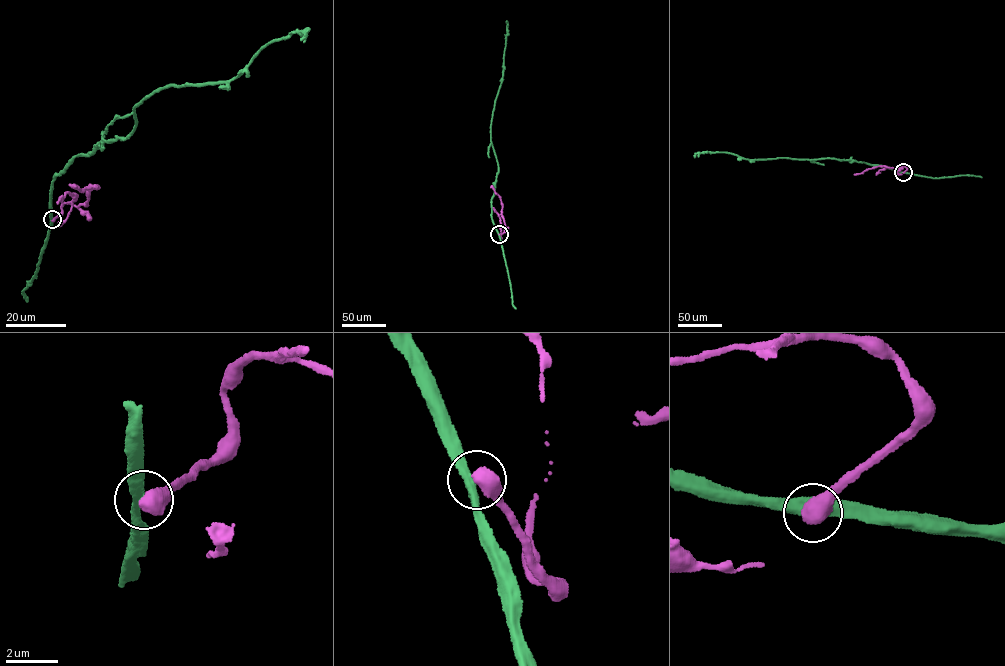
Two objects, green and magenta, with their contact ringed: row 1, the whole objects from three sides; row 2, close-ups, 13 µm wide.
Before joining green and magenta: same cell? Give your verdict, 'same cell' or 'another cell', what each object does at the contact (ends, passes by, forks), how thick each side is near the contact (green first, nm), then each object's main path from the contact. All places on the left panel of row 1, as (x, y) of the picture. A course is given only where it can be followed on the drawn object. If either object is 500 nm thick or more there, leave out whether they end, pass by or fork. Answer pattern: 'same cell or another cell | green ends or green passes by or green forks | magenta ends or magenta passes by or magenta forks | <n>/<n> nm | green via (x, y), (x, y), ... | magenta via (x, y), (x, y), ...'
another cell | 420/700 nm | green via (51, 219), (55, 177), (126, 137), (151, 93), (228, 81), (276, 39), (307, 30), (301, 40) | magenta via (51, 219), (61, 214), (65, 202), (86, 205), (90, 194), (88, 188), (98, 185), (80, 189), (75, 186)

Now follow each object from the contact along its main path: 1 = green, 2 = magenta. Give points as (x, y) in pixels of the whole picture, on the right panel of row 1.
1: (903, 172), (829, 158), (751, 160), (728, 153), (706, 152), (697, 153), (694, 157)
2: (903, 172), (905, 166), (879, 166), (854, 174)

